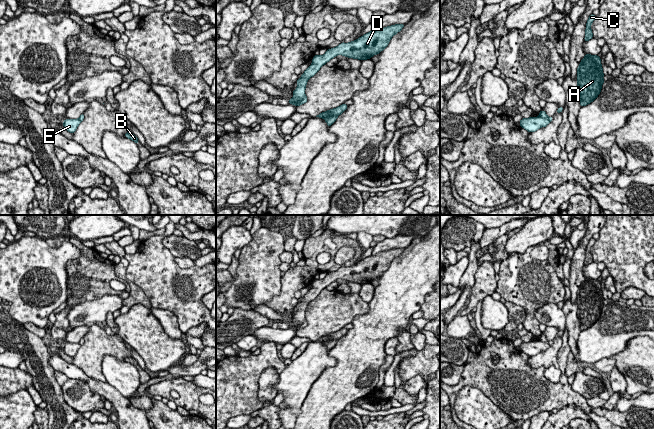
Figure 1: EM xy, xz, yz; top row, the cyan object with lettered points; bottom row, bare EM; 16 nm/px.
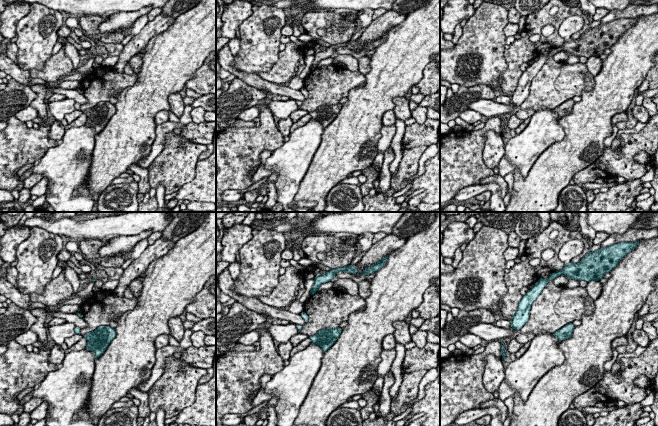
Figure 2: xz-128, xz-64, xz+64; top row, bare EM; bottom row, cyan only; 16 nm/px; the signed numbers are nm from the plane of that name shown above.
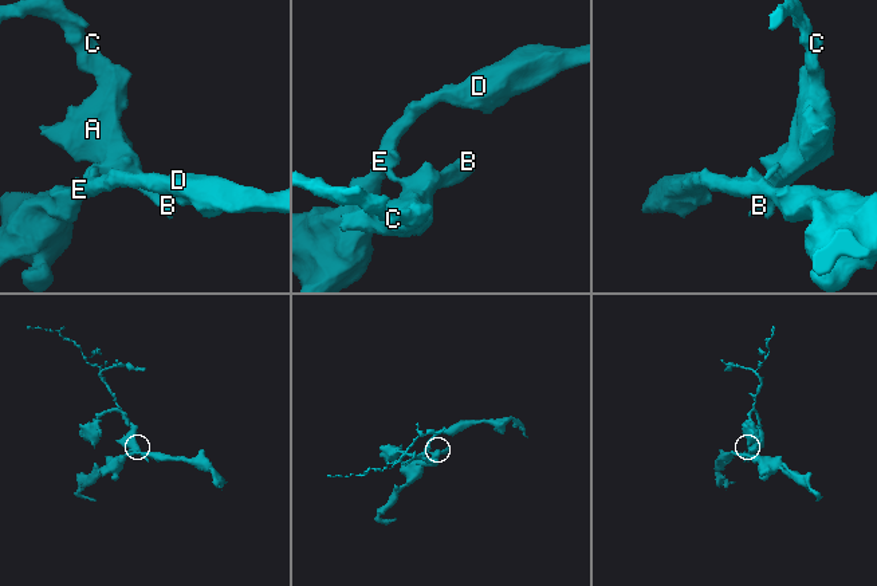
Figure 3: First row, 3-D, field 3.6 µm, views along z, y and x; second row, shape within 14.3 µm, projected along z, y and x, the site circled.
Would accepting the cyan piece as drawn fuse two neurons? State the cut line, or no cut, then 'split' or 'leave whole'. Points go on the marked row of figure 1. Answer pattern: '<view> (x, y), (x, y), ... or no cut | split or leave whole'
yz (539, 115), (550, 121) | split

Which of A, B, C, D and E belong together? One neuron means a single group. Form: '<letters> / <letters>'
A B C / D E

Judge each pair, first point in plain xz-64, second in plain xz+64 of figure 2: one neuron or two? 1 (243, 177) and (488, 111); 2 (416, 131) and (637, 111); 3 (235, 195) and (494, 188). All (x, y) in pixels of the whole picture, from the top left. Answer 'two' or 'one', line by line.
1: two
2: two
3: one

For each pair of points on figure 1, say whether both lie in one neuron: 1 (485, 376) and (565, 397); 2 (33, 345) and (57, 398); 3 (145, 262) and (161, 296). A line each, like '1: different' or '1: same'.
1: same
2: same
3: same

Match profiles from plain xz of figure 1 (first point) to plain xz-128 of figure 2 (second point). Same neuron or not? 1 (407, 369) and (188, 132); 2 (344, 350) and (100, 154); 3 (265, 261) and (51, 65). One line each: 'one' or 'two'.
1: one
2: one
3: two

